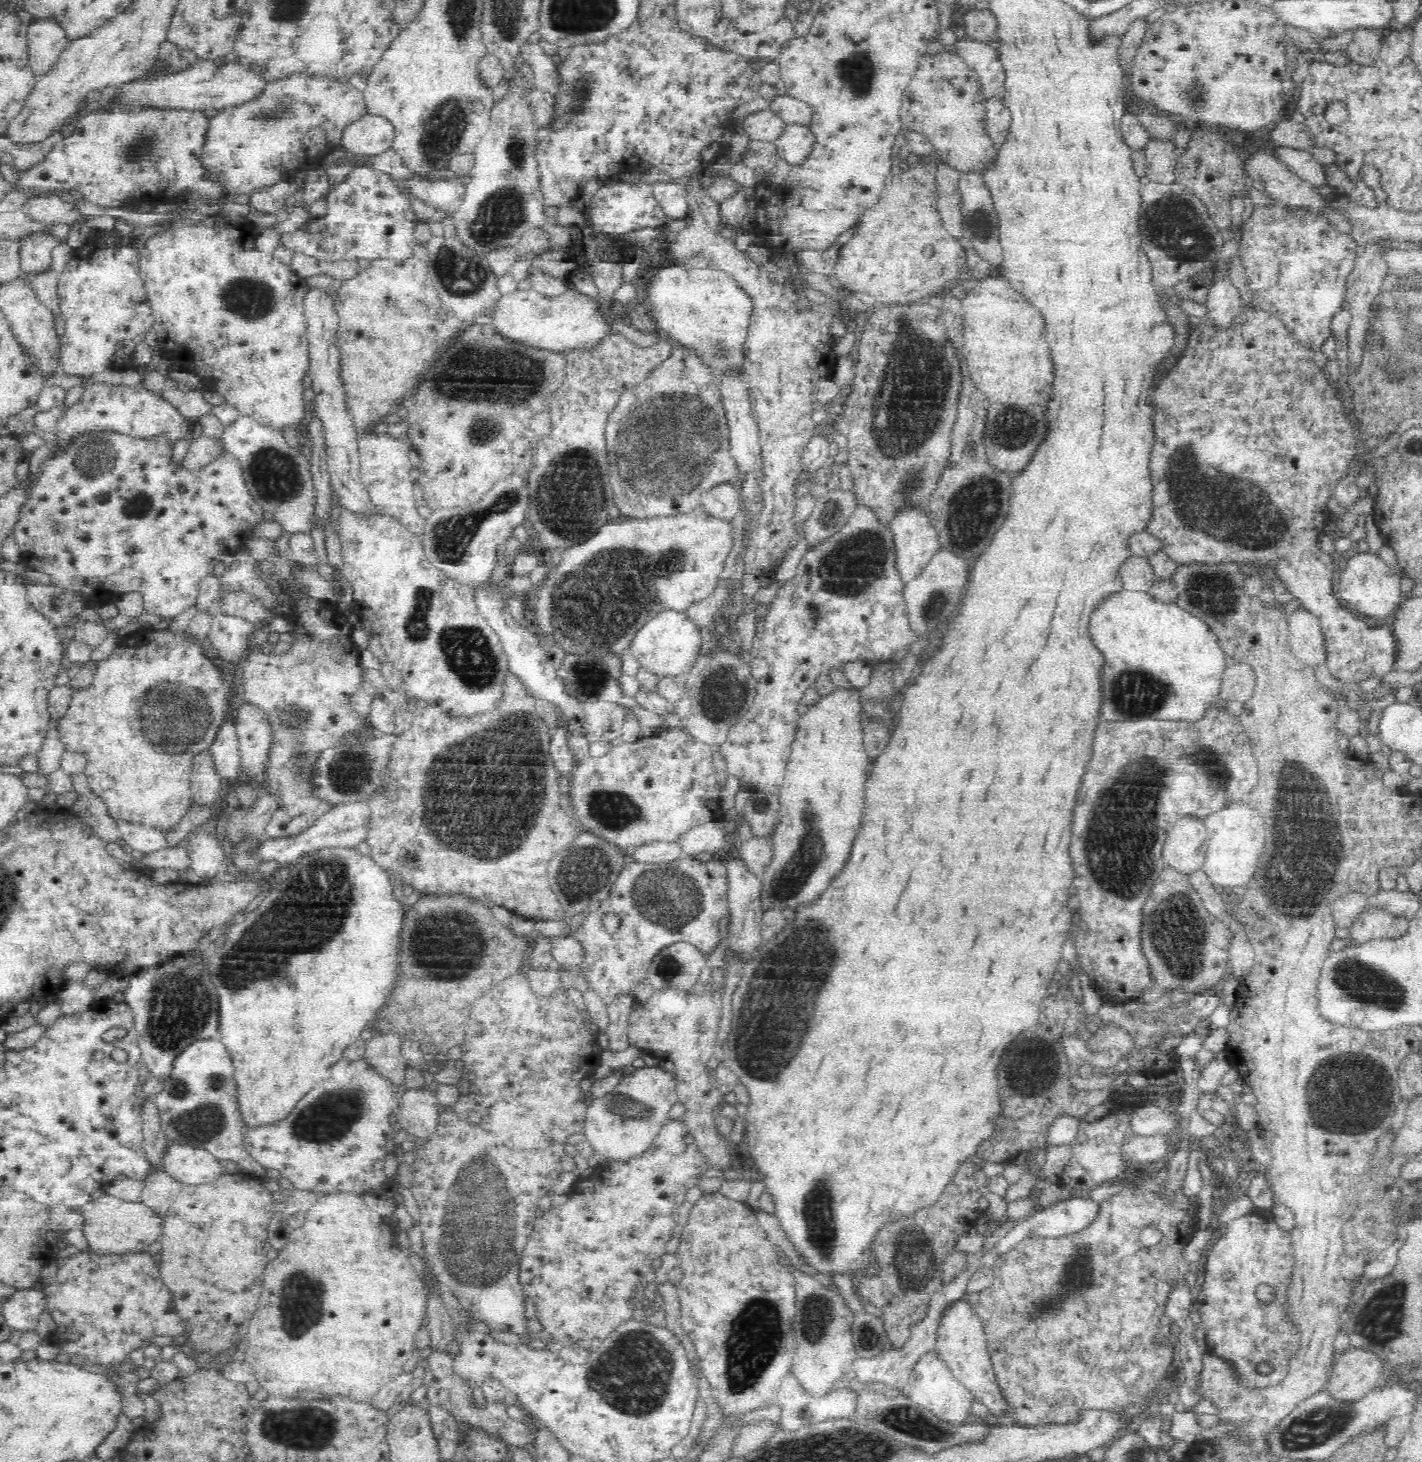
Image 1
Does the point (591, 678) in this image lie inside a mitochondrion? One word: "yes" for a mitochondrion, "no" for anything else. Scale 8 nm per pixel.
yes

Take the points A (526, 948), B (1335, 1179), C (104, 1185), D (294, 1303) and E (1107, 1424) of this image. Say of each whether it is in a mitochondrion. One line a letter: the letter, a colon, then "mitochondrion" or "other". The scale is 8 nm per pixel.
A: other
B: other
C: other
D: mitochondrion
E: other

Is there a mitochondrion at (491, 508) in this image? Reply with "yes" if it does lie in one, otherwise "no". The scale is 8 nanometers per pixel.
yes

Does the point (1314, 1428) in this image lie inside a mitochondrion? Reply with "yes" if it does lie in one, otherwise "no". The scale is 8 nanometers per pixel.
yes

